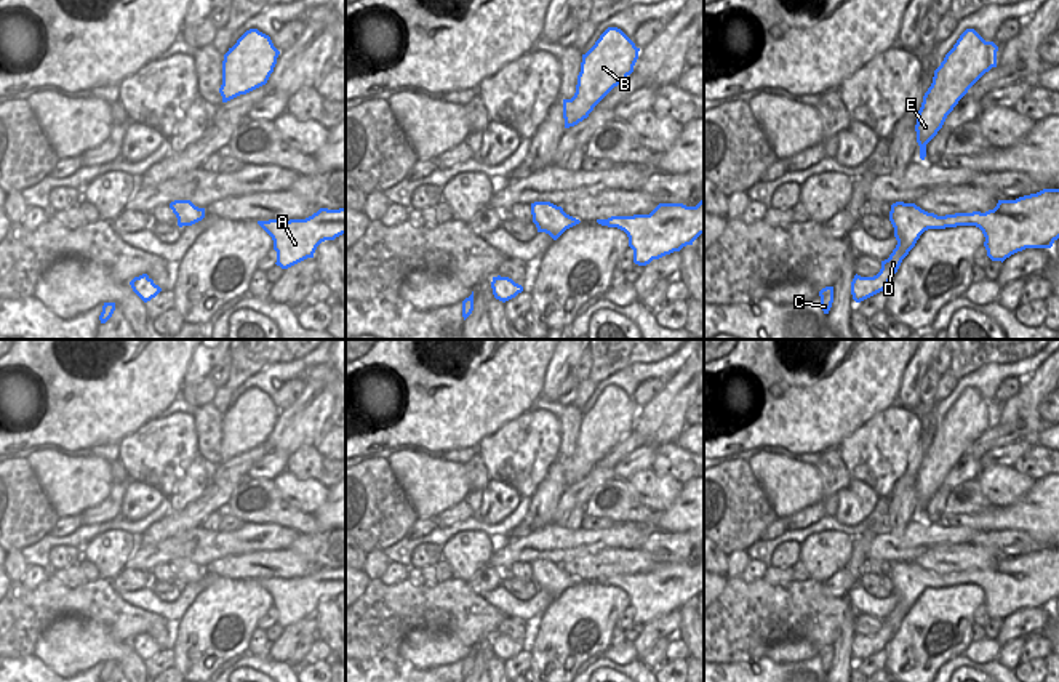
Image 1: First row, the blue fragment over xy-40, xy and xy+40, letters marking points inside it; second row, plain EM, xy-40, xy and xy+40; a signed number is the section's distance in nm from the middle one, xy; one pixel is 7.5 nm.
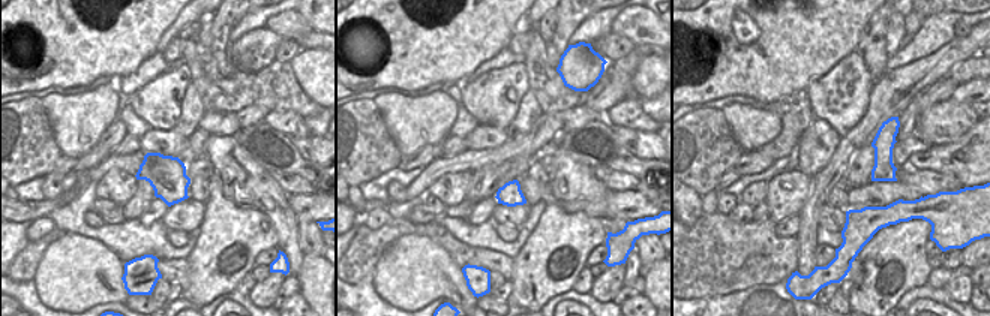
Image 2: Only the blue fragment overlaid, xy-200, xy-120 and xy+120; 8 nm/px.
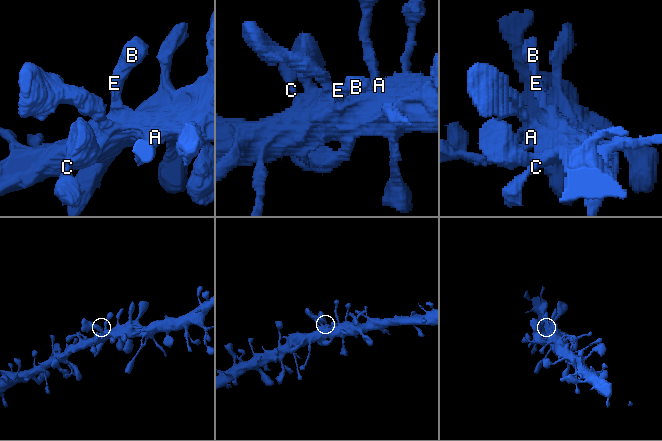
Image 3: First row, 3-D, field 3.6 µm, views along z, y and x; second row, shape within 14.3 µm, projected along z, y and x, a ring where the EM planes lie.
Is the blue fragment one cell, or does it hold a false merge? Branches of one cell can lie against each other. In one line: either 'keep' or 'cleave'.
keep

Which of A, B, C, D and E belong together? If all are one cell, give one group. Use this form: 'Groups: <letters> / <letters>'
Groups: A B C D E

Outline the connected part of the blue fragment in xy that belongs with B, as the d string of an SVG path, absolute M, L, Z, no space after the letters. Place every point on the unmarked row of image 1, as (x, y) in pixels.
M608 386L582 413L576 451L563 458L565 487L574 485L632 431L640 407L617 386Z

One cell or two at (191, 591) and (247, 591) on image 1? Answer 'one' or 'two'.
two

